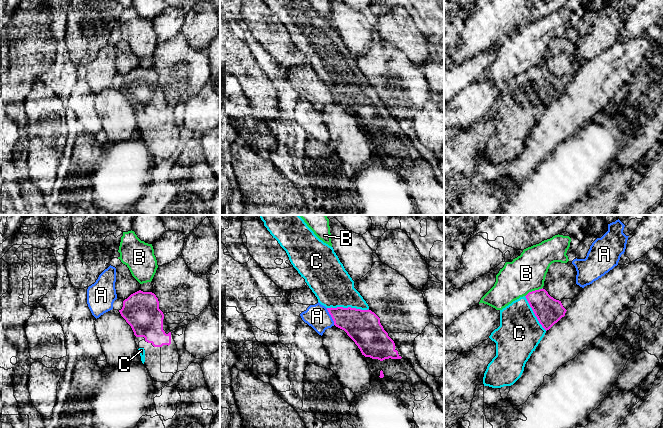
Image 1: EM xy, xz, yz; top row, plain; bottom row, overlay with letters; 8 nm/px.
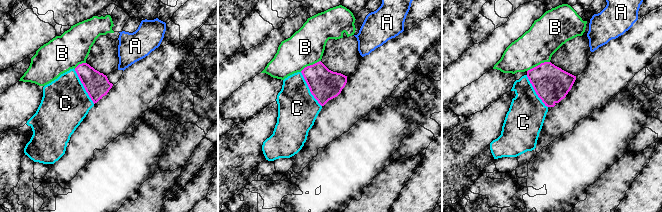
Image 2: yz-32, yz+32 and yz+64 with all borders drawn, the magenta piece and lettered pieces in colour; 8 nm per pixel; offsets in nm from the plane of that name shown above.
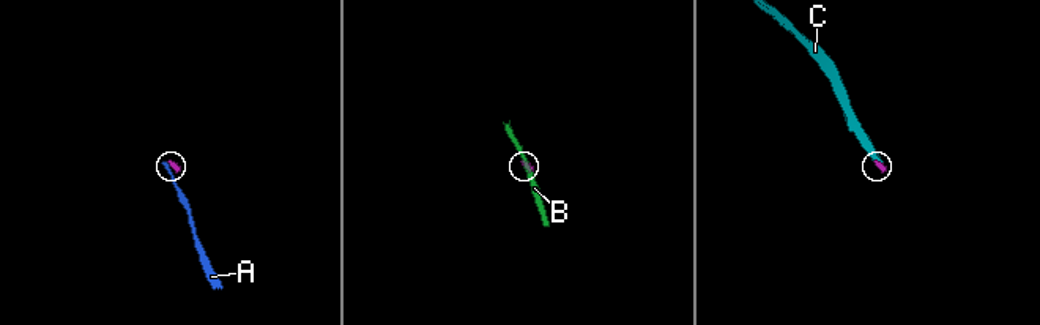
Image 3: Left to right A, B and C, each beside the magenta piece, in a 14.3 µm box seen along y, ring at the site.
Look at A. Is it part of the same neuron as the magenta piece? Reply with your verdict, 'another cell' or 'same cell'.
another cell

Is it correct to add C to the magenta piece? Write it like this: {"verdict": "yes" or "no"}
{"verdict": "yes"}

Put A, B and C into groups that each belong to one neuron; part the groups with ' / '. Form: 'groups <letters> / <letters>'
groups A / B / C

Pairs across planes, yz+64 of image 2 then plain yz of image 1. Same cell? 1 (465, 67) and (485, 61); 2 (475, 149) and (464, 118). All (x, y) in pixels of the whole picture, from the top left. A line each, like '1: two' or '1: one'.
1: one
2: two

